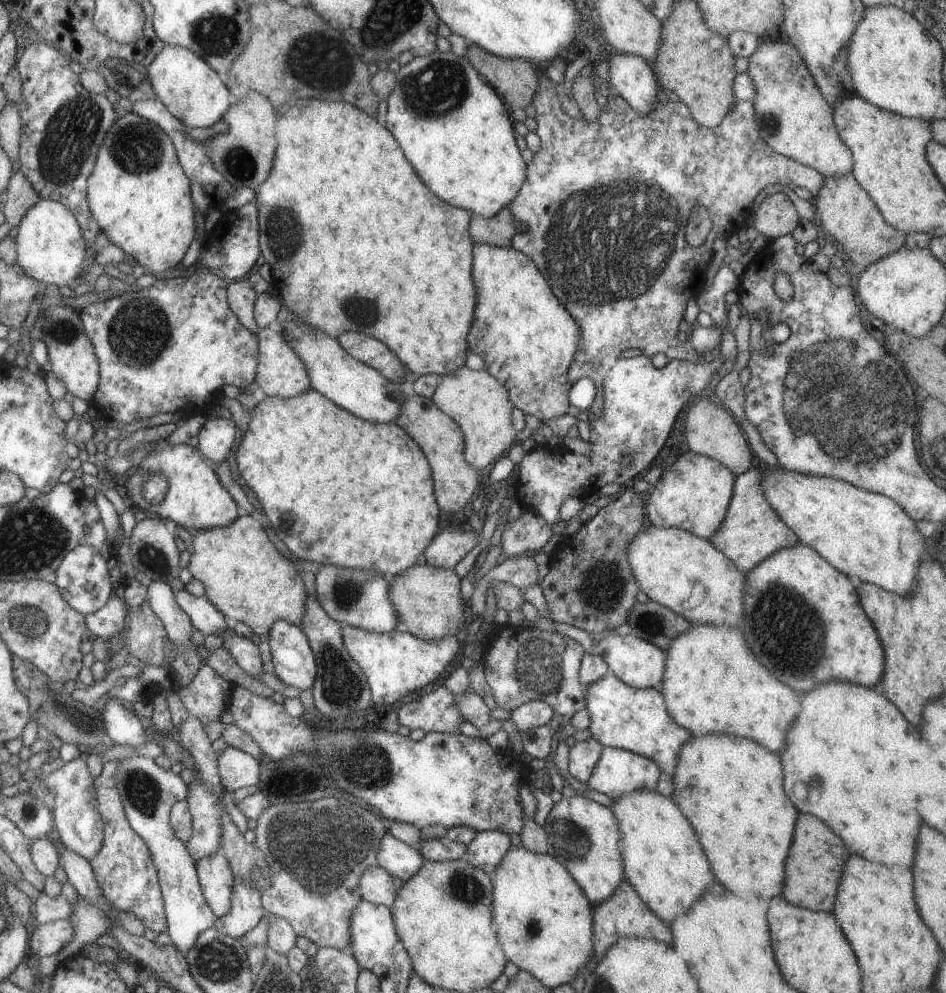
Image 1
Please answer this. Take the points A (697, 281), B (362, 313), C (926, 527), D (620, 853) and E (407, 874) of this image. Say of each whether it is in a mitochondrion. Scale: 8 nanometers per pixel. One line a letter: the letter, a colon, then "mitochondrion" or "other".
A: other
B: mitochondrion
C: other
D: other
E: other

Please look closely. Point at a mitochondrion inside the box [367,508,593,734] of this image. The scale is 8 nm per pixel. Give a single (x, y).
(536, 663)

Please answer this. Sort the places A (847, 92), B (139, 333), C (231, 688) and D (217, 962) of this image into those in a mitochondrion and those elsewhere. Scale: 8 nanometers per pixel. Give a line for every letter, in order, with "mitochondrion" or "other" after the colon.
A: other
B: mitochondrion
C: other
D: mitochondrion

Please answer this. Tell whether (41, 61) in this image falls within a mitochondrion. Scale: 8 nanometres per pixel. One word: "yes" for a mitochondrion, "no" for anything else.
no

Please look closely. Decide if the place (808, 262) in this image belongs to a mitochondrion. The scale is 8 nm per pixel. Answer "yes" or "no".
no

